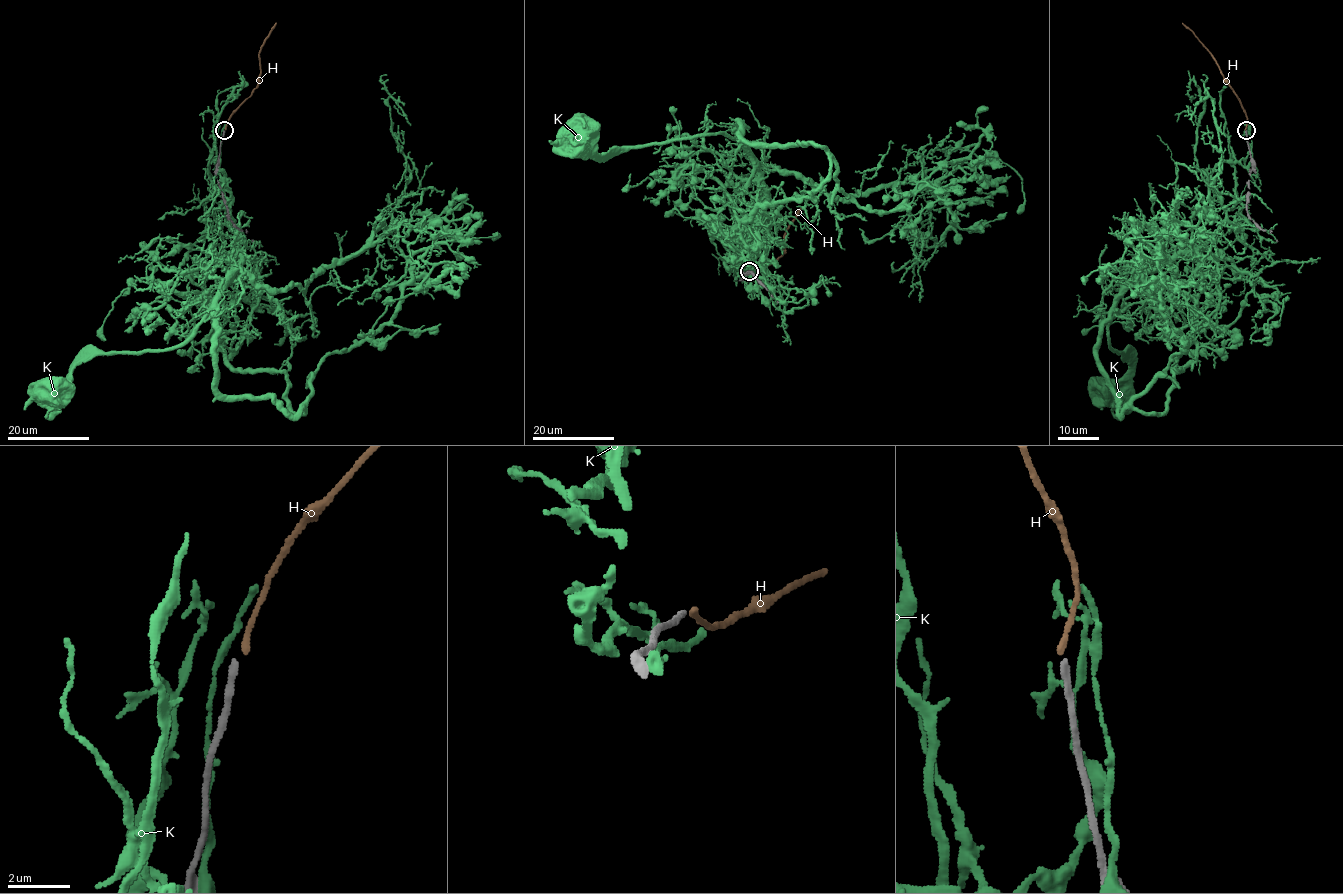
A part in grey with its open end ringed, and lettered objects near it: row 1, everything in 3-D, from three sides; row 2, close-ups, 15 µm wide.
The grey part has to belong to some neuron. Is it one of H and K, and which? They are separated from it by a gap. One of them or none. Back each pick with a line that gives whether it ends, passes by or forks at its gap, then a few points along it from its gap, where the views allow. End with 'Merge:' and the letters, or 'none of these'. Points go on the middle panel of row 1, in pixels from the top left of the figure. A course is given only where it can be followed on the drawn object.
Merge: none of these

